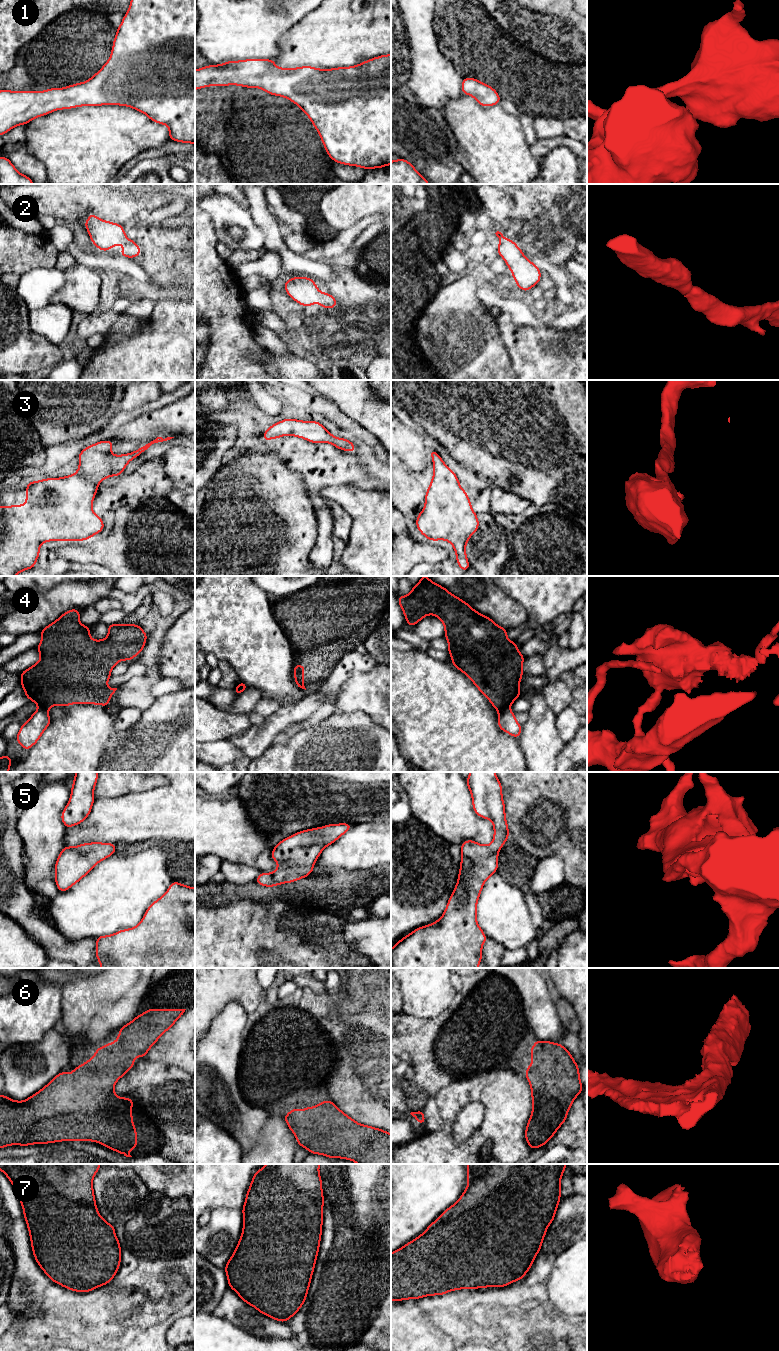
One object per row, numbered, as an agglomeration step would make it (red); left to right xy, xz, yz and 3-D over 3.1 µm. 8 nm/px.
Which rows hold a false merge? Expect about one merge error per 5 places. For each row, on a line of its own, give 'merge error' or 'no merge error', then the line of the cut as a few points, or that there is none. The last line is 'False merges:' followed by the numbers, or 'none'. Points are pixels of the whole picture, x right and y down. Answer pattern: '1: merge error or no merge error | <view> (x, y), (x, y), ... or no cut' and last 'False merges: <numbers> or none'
1: no merge error | no cut
2: no merge error | no cut
3: no merge error | no cut
4: merge error | yz (508, 707), (499, 712)
5: no merge error | no cut
6: no merge error | no cut
7: no merge error | no cut
False merges: 4

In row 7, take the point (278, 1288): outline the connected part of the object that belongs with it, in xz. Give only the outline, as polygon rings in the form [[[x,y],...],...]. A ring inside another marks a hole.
[[[266,1164],[255,1172],[242,1208],[242,1235],[224,1270],[228,1287],[266,1315],[287,1322],[306,1301],[320,1248],[324,1196],[320,1164]]]

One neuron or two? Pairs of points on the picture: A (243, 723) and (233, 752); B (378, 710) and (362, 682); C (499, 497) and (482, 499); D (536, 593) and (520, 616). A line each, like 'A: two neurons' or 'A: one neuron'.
A: two neurons
B: one neuron
C: two neurons
D: two neurons

